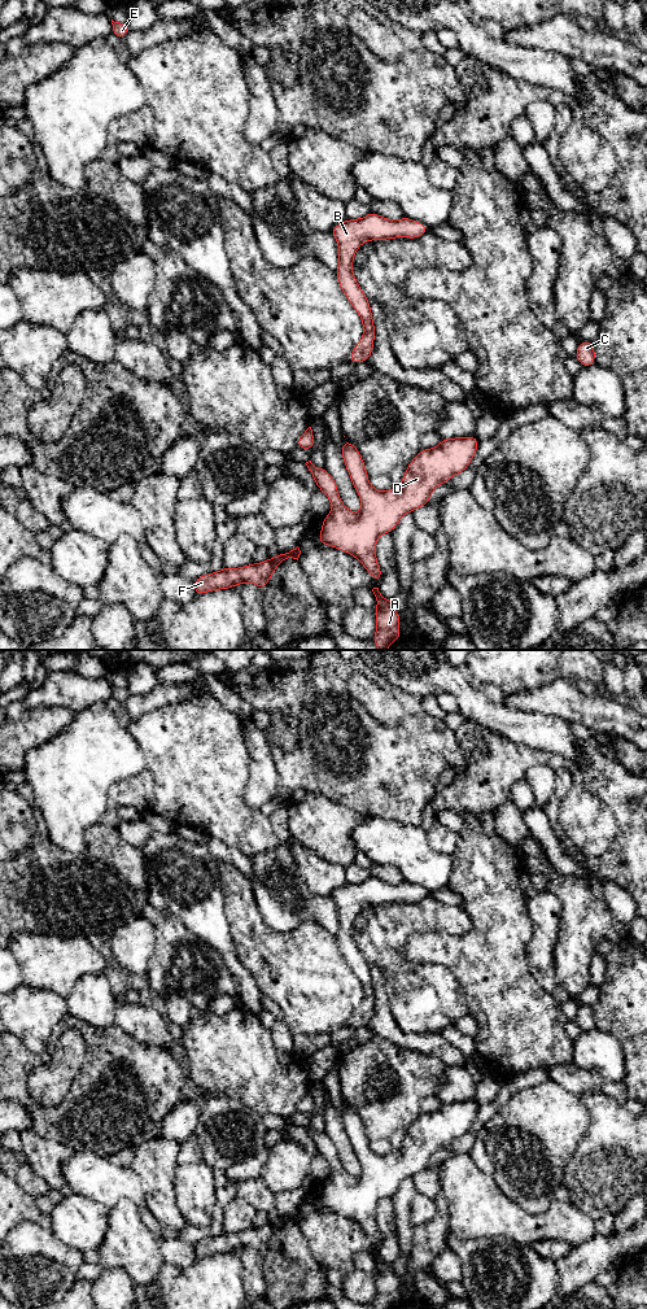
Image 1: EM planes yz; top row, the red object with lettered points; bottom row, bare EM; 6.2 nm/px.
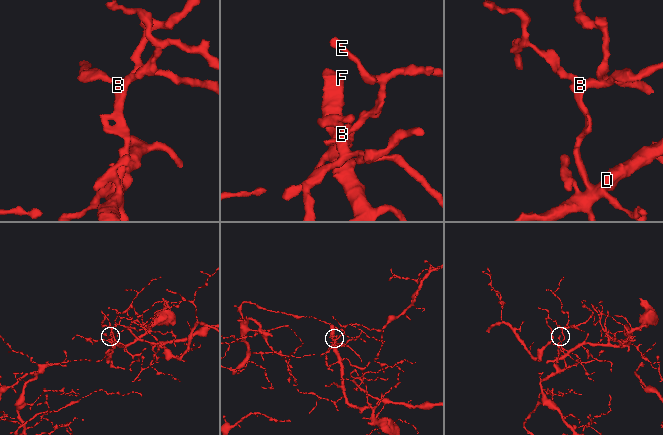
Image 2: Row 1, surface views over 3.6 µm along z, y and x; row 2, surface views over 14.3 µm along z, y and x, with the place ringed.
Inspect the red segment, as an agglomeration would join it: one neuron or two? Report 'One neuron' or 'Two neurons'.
One neuron

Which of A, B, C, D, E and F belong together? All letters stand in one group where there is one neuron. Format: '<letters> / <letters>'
A B C D E F

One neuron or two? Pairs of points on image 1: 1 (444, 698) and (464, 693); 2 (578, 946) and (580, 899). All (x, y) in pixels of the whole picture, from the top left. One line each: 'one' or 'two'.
1: two
2: one

